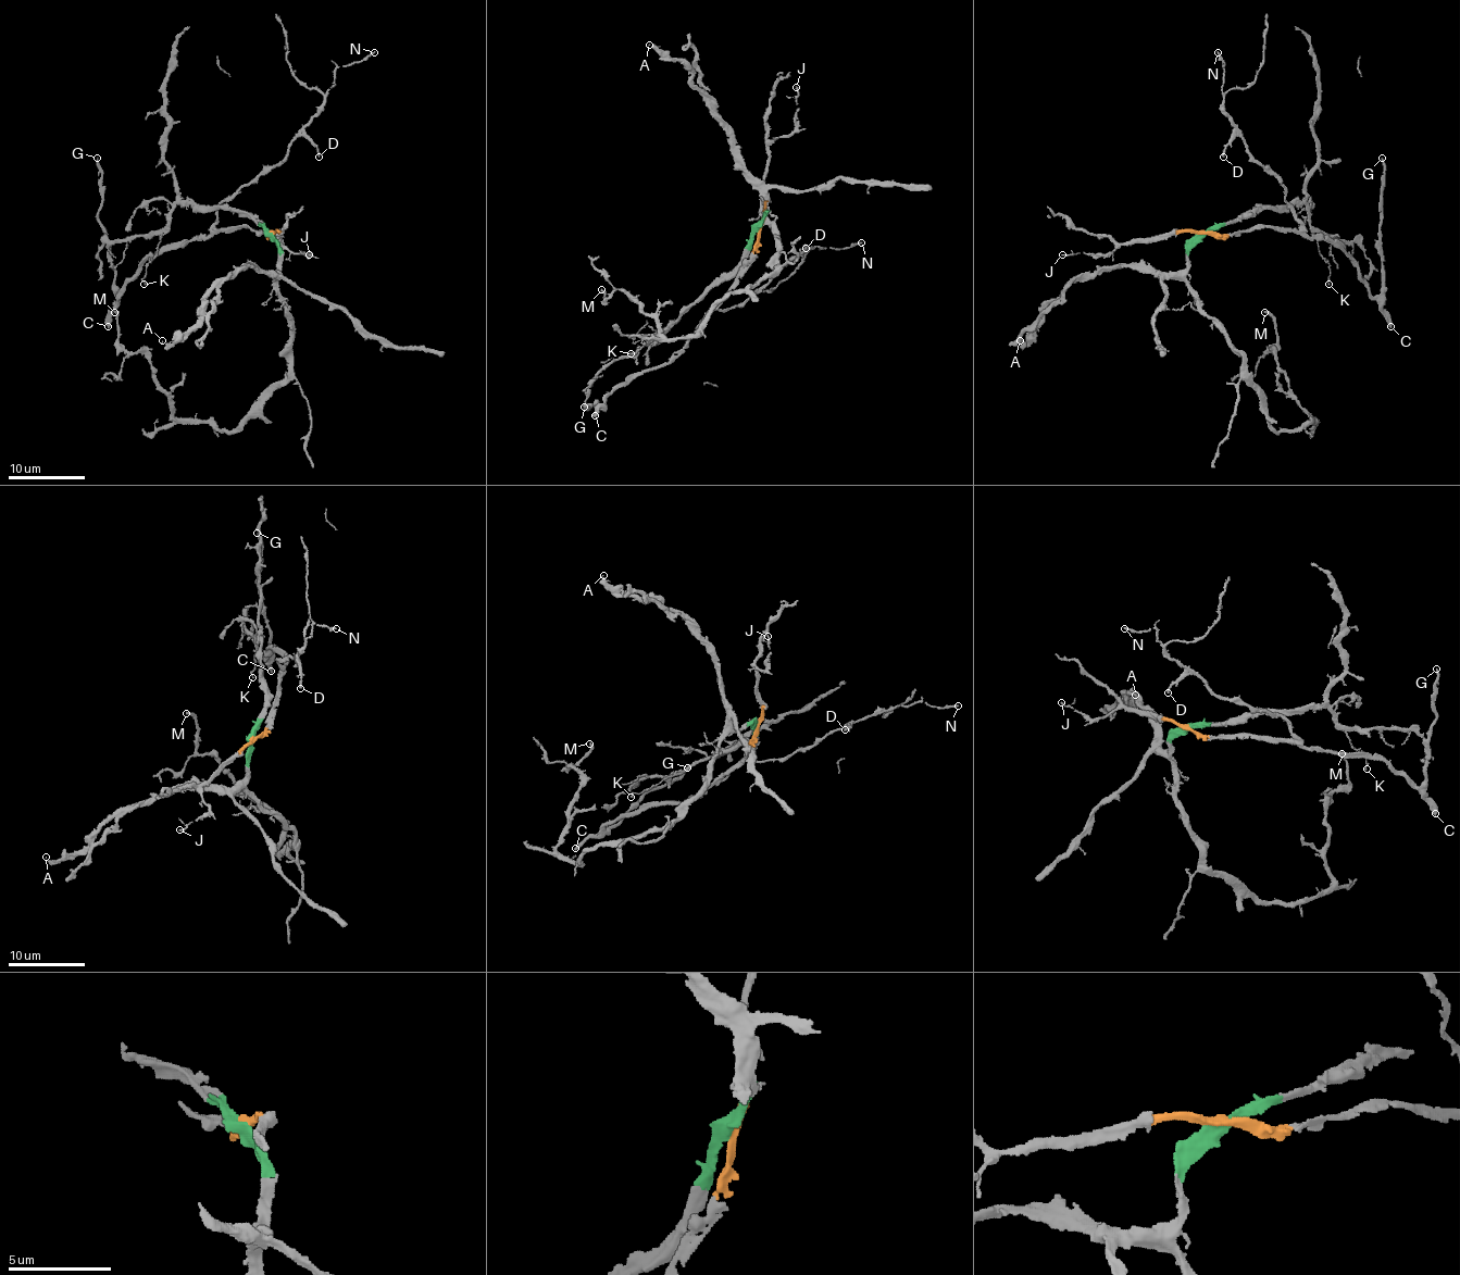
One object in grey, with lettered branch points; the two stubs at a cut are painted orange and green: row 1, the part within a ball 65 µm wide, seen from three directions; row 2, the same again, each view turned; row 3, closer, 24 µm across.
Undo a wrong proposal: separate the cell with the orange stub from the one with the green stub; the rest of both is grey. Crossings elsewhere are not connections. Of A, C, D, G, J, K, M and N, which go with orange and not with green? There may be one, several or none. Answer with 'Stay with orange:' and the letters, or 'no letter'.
Stay with orange: C, D, G, J, N

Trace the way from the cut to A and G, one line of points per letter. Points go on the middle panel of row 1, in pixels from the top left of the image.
A: (758, 226), (768, 213), (761, 184), (746, 169), (733, 130), (693, 83), (693, 73), (649, 45)
G: (758, 226), (756, 257), (679, 352), (622, 383), (601, 408), (594, 404), (586, 410), (584, 405)

